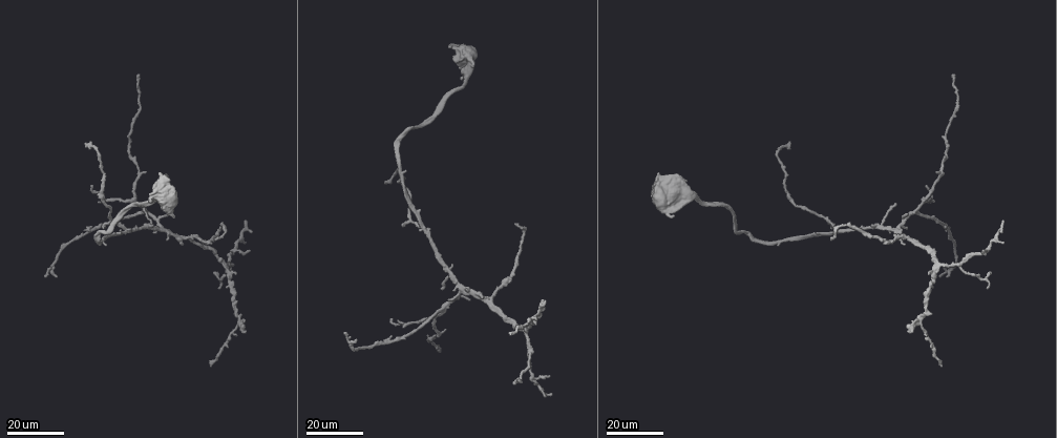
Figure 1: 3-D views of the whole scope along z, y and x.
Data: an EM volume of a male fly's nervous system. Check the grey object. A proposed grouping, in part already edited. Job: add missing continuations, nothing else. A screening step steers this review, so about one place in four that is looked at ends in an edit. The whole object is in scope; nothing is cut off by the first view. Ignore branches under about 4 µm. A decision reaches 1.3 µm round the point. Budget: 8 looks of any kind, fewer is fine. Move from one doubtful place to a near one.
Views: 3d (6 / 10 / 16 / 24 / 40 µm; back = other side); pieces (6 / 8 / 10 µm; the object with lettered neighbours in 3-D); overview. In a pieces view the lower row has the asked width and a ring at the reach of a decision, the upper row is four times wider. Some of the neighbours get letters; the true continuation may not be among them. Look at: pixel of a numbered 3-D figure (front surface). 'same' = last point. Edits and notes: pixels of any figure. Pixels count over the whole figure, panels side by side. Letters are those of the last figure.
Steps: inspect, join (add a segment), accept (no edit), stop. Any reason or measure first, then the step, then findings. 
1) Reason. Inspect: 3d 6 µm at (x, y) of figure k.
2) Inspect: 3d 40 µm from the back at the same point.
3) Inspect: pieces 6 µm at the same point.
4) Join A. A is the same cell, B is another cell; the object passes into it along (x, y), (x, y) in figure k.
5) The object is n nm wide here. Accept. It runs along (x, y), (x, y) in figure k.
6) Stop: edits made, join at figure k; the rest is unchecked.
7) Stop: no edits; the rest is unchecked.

Stops while still wide. Inspect: 3d 16 µm at (939, 277) of figure 1.

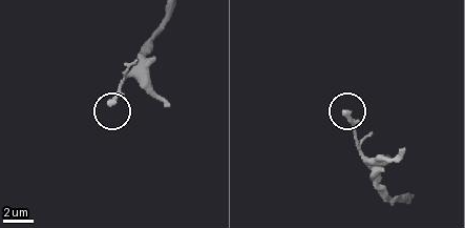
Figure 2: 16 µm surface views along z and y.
Inspect: pieces 6 µm at (112, 101) of figure 2.

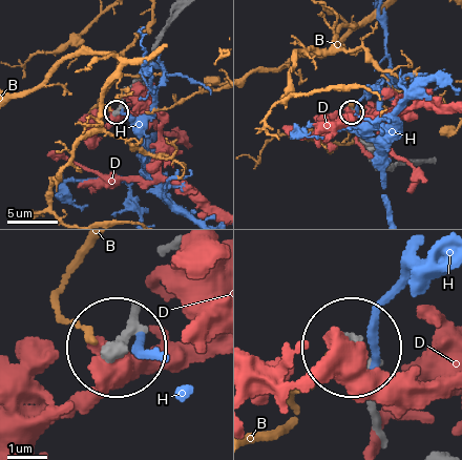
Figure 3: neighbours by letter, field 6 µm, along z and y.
Accept. B, D and H are other cells; no lettered segment goes on from it.

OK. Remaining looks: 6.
Branch stops here. Inspect: 3d 24 µm at (401, 226) of figure 1.

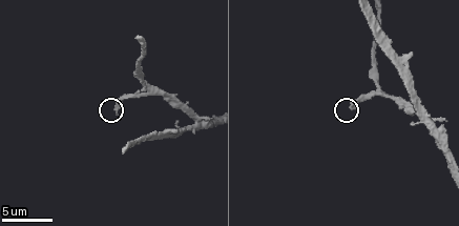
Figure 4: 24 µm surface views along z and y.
What lies round it. Inspect: pieces 8 µm at (116, 113) of figure 4.

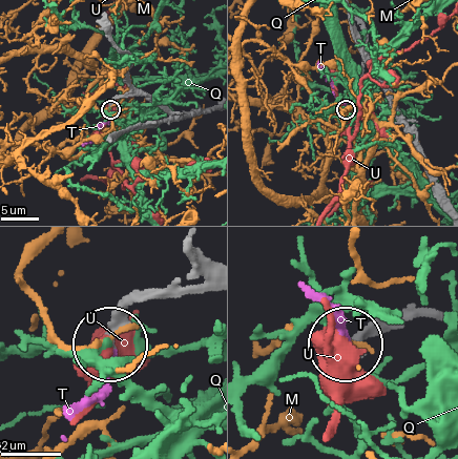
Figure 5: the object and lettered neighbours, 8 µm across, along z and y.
Join T. T is the same cell, M, Q and U are other cells; the neuron continues.

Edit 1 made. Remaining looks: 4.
Redraw. Inspect: overview.

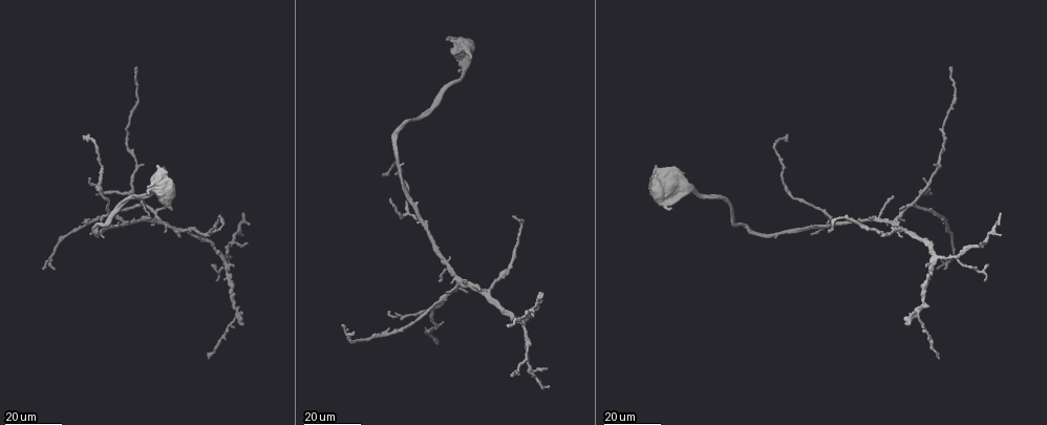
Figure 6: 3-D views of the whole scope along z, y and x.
Thin end. Inspect: 3d 16 µm at (447, 292) of figure 6.

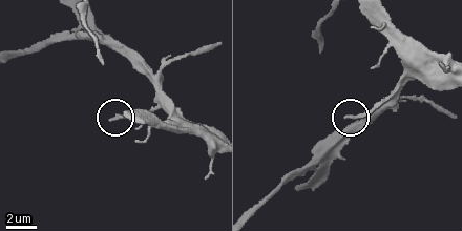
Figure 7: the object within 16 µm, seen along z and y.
Inspect: pieces 8 µm at (345, 114) of figure 7.

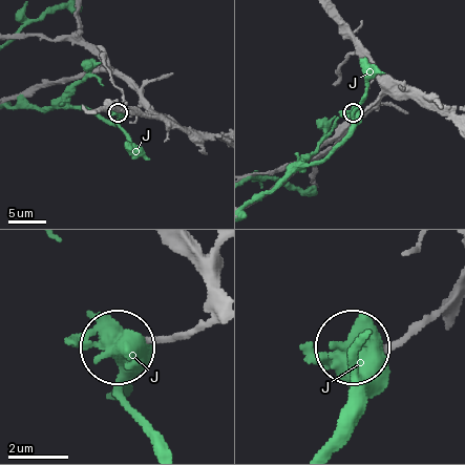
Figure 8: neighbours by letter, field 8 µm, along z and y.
The object is 190 nm wide here. Accept. J is another cell; none of them fits.

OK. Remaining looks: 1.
Stop: edits made, join at figure 5; the rest is unchecked.

